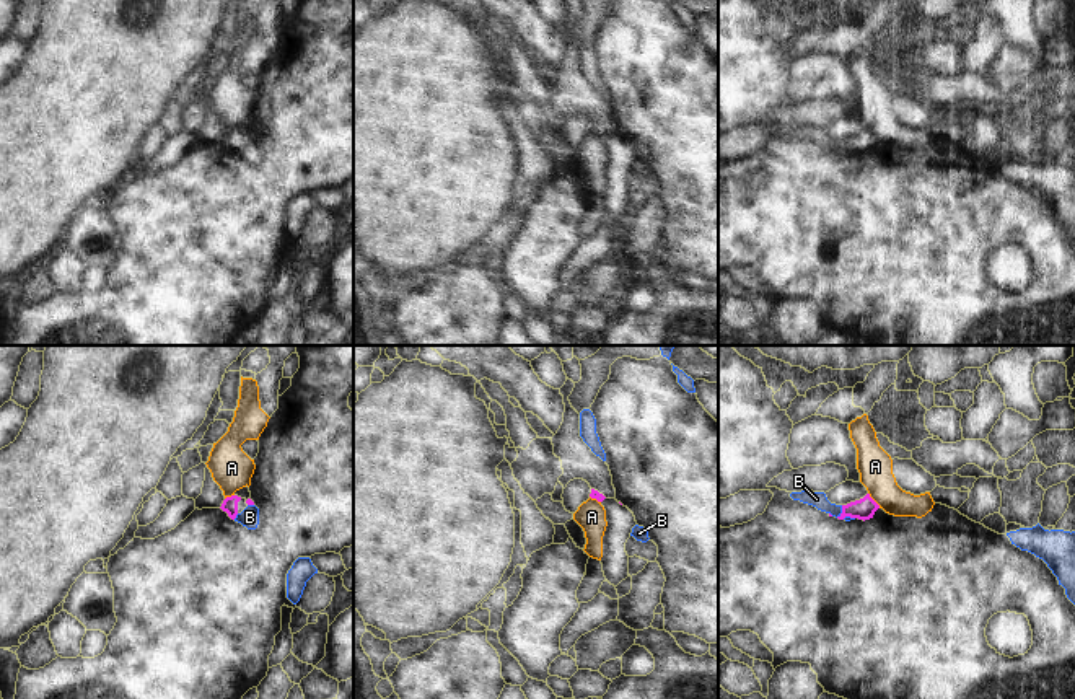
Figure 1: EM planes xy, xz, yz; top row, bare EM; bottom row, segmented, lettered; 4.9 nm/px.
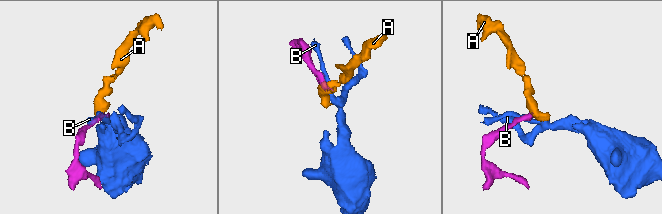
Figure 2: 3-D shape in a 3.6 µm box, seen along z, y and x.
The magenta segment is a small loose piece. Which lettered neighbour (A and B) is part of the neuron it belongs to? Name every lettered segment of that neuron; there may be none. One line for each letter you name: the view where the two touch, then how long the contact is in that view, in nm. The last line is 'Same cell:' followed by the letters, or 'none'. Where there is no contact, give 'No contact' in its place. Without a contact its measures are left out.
Same cell: none.

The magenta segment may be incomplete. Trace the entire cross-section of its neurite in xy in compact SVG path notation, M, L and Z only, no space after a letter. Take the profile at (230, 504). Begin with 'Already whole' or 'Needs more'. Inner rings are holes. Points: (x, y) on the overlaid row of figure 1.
Needs more. M238 495L226 497L222 503L222 510L228 513L231 520L236 518L238 513L241 513L248 505L254 505L251 499L241 499Z

